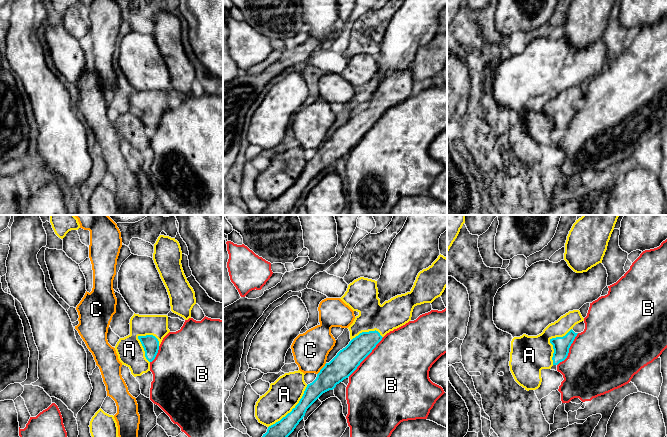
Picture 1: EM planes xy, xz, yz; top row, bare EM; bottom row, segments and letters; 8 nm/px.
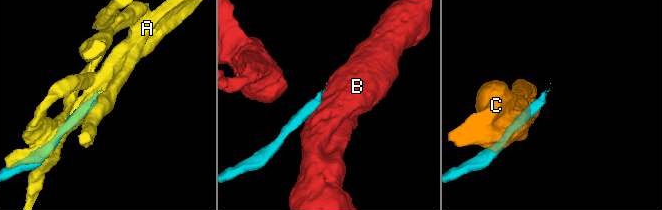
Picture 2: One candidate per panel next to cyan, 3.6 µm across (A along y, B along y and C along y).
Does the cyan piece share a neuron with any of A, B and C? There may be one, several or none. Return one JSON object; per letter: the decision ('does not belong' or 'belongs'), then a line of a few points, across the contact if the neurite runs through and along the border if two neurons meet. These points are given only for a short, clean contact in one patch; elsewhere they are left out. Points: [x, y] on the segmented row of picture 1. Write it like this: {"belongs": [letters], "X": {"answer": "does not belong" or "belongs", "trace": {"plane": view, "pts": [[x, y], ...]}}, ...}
{"belongs": ["A"], "A": {"answer": "belongs"}, "B": {"answer": "does not belong"}, "C": {"answer": "does not belong", "trace": {"plane": "xz", "pts": [[326, 363], [317, 374]]}}}

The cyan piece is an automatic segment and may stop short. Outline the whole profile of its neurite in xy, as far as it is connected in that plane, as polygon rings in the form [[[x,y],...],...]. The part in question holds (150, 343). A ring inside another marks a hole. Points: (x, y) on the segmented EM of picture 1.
[[[139,315],[130,319],[130,334],[120,338],[115,346],[116,353],[122,365],[127,366],[131,374],[141,376],[150,371],[150,363],[155,359],[163,338],[170,332],[167,315]]]

